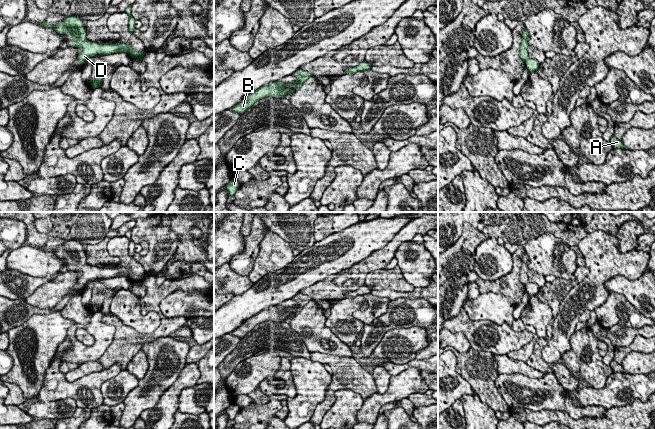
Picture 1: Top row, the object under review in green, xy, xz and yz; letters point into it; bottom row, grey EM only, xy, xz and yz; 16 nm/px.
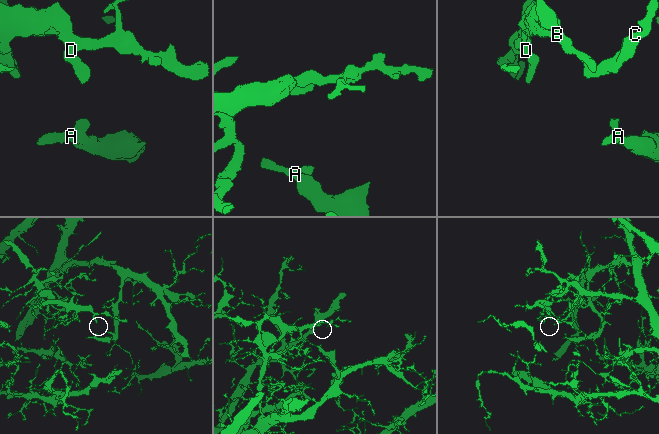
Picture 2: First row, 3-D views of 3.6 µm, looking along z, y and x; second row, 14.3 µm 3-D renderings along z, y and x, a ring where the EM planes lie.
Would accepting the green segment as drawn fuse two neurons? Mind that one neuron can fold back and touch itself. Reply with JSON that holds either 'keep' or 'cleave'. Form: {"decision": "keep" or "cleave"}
{"decision": "keep"}

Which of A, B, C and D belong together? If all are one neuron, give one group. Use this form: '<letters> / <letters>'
A B C D

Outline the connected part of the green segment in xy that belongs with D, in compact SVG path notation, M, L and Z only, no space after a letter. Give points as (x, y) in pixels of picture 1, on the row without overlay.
M70 239L60 247L56 249L50 249L47 245L39 247L44 251L53 251L57 257L66 257L69 262L73 262L71 270L81 272L82 275L78 278L77 283L86 288L89 281L93 281L97 278L108 279L112 277L125 276L128 277L131 282L142 283L145 279L144 275L135 275L128 268L114 267L96 267L86 263L86 253L83 250L82 244L76 240Z

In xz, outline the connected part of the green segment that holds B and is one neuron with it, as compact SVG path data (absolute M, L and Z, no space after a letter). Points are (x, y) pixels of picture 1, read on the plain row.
M297 294L295 299L298 300L296 305L283 307L281 303L275 306L270 306L268 310L262 310L250 319L244 321L239 327L233 330L231 334L241 339L259 323L268 320L283 322L286 318L291 318L293 314L298 314L310 300L313 300L312 297L304 294Z

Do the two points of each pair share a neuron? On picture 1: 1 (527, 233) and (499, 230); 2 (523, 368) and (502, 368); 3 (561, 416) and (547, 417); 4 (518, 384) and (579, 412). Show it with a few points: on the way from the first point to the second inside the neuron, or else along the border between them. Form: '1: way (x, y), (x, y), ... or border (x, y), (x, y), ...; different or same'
1: way (520, 232), (506, 231); same
2: way (518, 368), (507, 368); same
3: way (558, 416), (550, 416); same
4: way (533, 391), (547, 393), (564, 406); same

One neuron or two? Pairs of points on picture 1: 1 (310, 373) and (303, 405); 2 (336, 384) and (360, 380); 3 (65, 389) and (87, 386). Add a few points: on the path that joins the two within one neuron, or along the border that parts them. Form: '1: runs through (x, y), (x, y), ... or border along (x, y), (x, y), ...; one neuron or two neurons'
1: runs through (310, 381), (308, 397); one neuron
2: runs through (342, 380), (354, 380); one neuron
3: runs through (70, 389), (82, 387); one neuron

